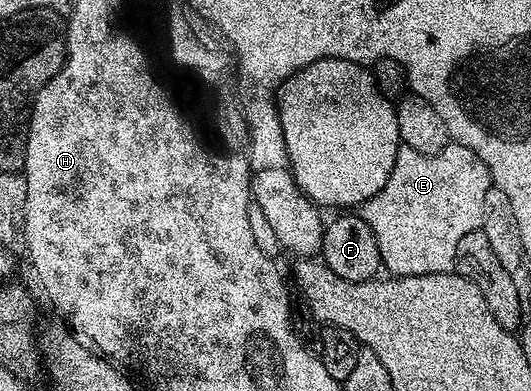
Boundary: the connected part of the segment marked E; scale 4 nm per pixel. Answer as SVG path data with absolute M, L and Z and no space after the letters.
M452 141L441 152L422 154L413 148L400 145L393 172L381 192L374 194L361 207L363 219L377 236L379 261L388 275L425 276L426 274L449 274L455 269L457 246L465 234L480 229L485 212L485 192L492 186L489 168L469 148Z

